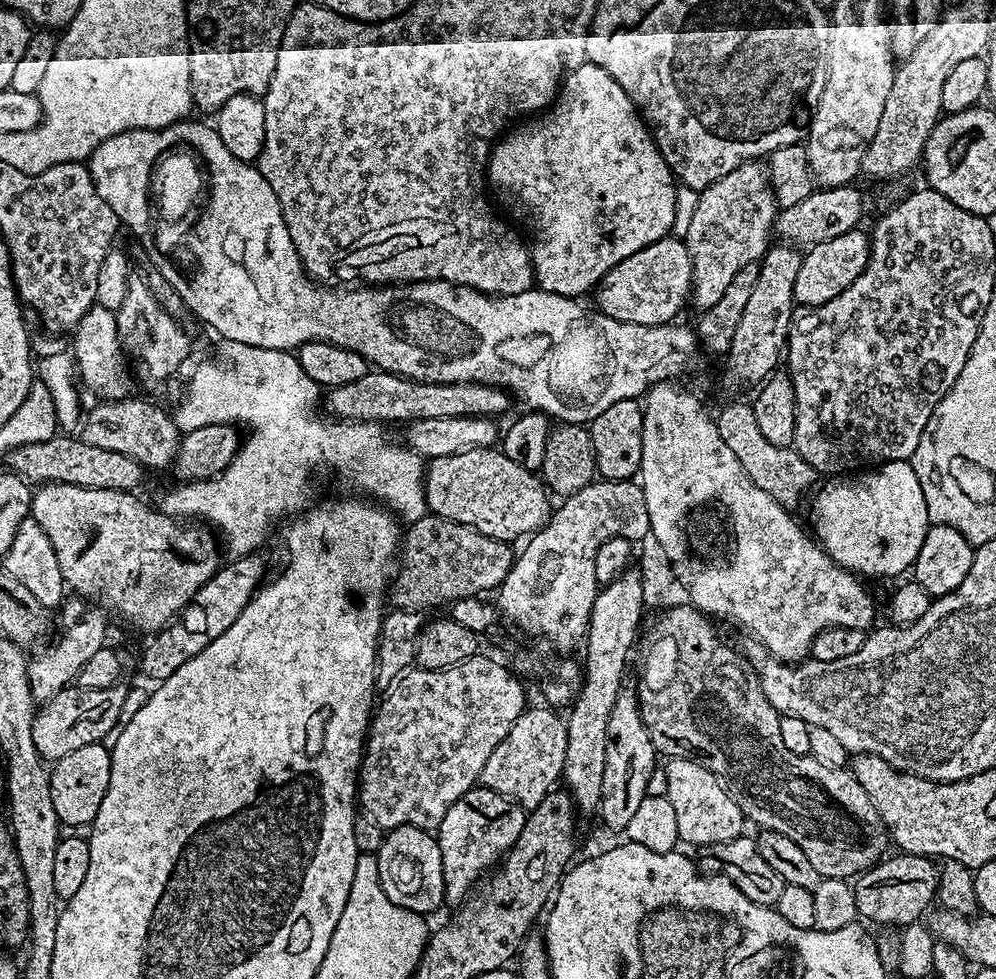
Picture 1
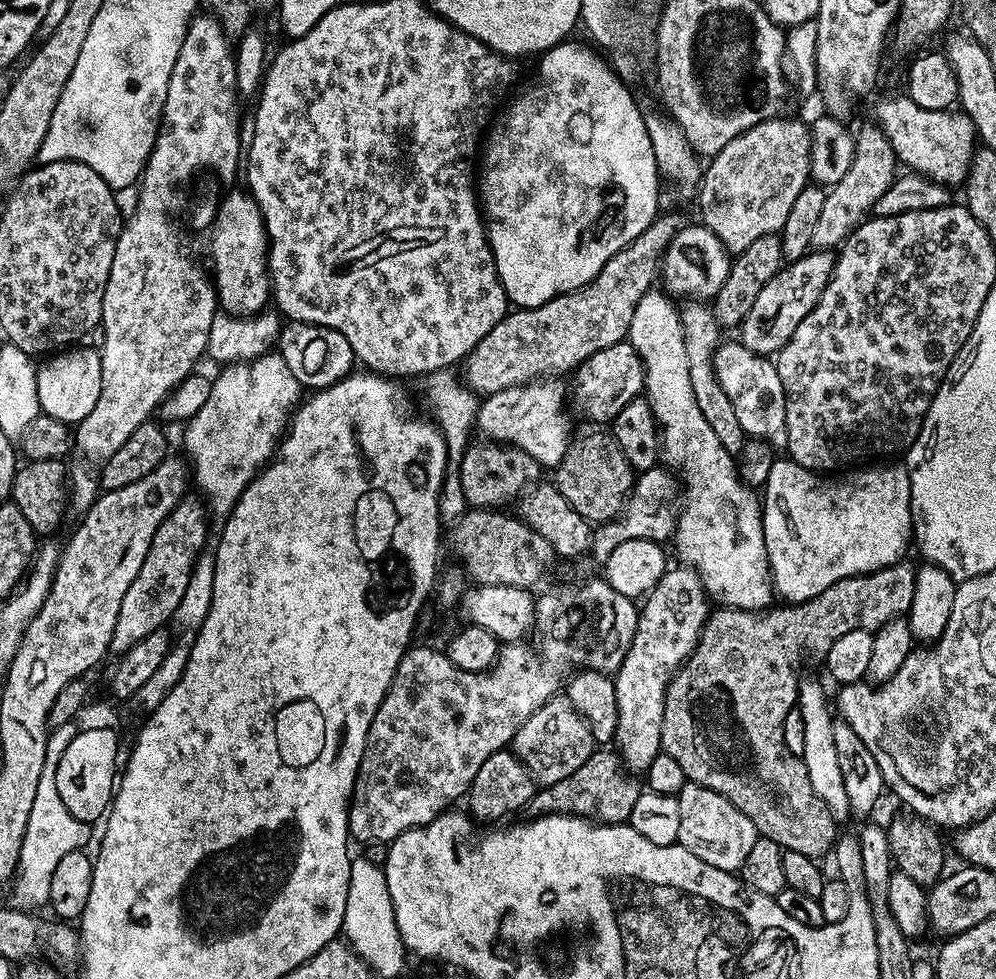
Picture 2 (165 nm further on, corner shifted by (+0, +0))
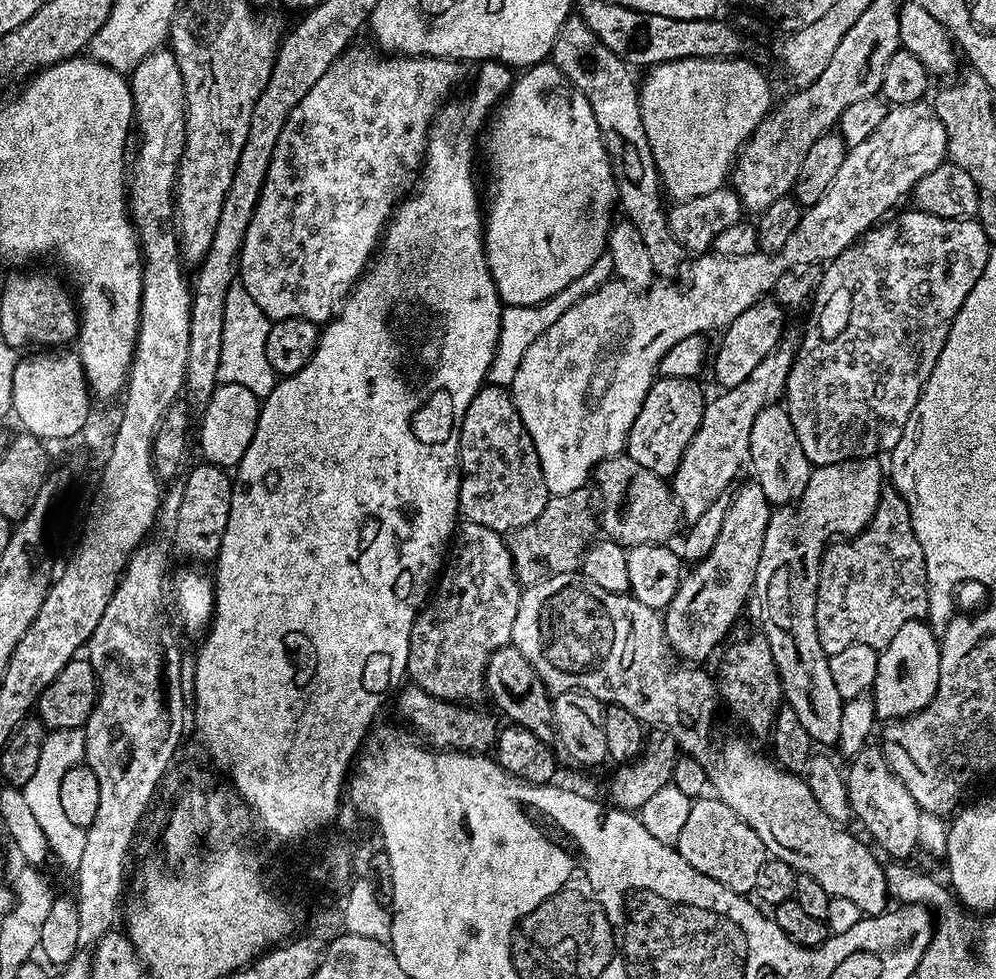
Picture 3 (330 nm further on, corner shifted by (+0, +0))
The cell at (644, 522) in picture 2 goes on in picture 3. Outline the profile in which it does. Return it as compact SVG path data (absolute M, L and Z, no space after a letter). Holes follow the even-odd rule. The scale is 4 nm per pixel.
M785 331L775 350L766 358L762 358L762 362L758 362L758 366L754 366L754 370L750 370L750 378L746 378L737 388L723 389L719 393L721 396L716 396L713 400L711 397L705 403L702 422L698 426L698 430L694 434L690 446L686 446L686 450L682 454L682 462L678 466L678 470L670 477L670 487L675 495L676 504L680 508L681 517L685 521L691 522L702 518L702 514L706 514L707 508L721 494L729 491L728 486L731 484L732 479L739 474L740 467L743 464L745 467L746 461L749 459L750 430L754 430L754 418L762 409L768 407L769 404L777 403L785 395L787 379L790 377L792 364L796 360L800 339L801 333L799 331Z

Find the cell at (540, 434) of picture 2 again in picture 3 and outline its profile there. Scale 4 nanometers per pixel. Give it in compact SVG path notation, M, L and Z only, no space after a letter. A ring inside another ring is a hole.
M931 103L889 107L882 126L878 126L866 142L858 142L858 146L845 151L842 166L838 166L838 174L834 182L830 182L830 190L826 190L816 204L803 209L794 234L790 234L780 252L769 254L757 250L745 256L700 254L691 261L686 272L688 284L681 288L676 282L656 282L647 290L637 290L612 278L571 304L558 322L554 322L554 326L550 326L550 330L546 330L526 350L510 386L514 406L538 450L542 478L549 493L561 496L585 487L602 461L625 451L630 426L634 426L634 418L638 418L638 410L642 410L642 402L654 383L660 359L670 346L682 342L682 338L708 334L711 328L727 328L738 314L742 314L742 310L765 299L778 280L797 266L816 266L841 256L869 228L883 221L889 215L887 212L904 195L907 197L923 176L945 163L947 154L946 130Z

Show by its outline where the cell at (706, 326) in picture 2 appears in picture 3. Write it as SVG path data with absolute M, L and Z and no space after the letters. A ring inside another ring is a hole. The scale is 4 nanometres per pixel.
M576 14L569 15L568 20L562 22L558 36L554 38L550 63L558 70L562 70L564 77L583 94L586 102L590 102L590 110L594 110L594 122L598 124L600 140L604 143L604 149L612 167L612 176L616 180L619 211L624 211L621 213L631 222L634 230L642 234L642 242L650 254L650 266L653 273L660 278L676 278L680 271L681 275L689 263L690 253L680 245L678 238L674 238L668 225L666 204L660 201L660 196L662 197L660 173L656 171L652 147L646 138L646 130L642 126L638 80L632 77L633 69L625 64L622 58L618 58L618 54L614 54L610 46L603 44L598 34L594 34L590 26L586 26L586 22Z

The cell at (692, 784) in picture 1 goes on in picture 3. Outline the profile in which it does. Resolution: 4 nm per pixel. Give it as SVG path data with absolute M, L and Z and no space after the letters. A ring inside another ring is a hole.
M719 798L708 799L693 799L686 826L682 826L682 834L678 834L674 847L682 858L686 858L688 865L702 875L722 882L735 892L751 893L758 882L758 870L762 870L766 859L762 838L758 838L758 834L754 834L754 830L750 830L750 826Z

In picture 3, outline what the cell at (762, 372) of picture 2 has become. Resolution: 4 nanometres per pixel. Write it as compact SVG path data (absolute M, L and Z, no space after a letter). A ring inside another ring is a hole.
M779 403L769 404L754 418L754 430L750 430L748 447L750 468L756 471L755 483L772 506L792 506L800 499L810 482L813 466L802 452L802 445L794 432L788 411Z

